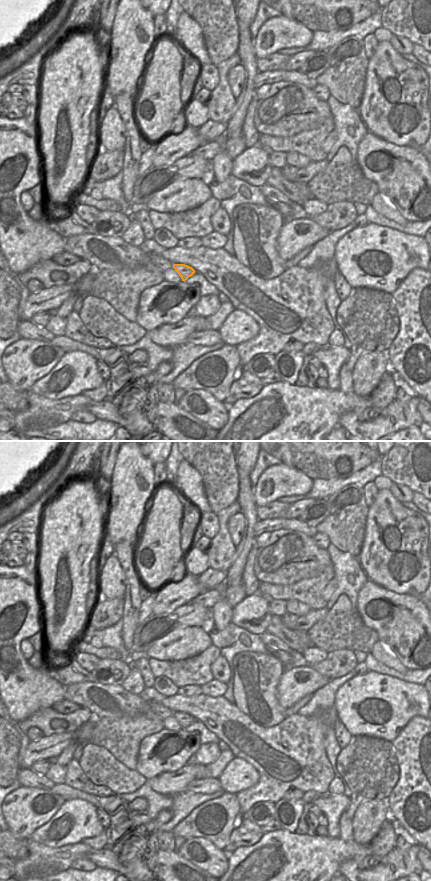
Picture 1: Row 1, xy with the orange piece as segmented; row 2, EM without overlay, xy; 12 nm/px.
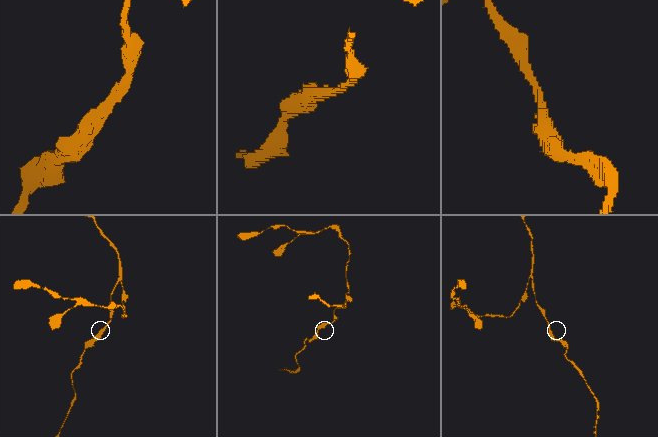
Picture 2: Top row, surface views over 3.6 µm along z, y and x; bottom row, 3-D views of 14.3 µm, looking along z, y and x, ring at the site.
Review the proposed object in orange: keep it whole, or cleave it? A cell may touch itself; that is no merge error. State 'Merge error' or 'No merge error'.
No merge error.

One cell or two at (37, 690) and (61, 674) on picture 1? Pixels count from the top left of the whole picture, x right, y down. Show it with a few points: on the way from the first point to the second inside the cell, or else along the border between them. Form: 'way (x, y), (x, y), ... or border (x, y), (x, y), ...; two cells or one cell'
border (51, 663), (54, 671), (50, 674), (64, 687); two cells

